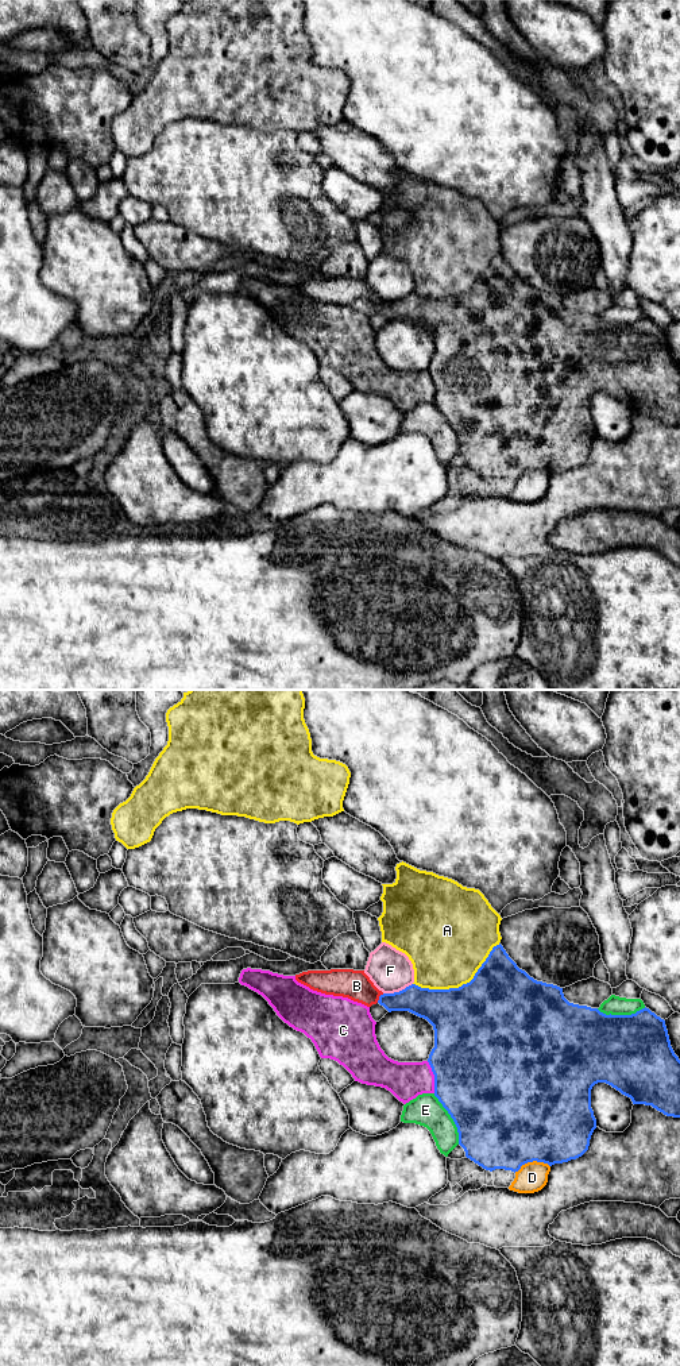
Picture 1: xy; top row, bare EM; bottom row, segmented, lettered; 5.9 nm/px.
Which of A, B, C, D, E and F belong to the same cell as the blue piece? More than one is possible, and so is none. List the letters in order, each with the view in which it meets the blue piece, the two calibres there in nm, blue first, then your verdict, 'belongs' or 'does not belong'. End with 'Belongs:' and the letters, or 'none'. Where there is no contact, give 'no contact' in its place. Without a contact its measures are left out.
A: contact in xy; calibres 500 and 460 nm; does not belong
B: contact in xy; calibres 170 and 180 nm; belongs
C: contact in xy; calibres 500 and 220 nm; does not belong
D: contact in xy; calibres 500 and 180 nm; does not belong
E: contact in xy; calibres 500 and 190 nm; does not belong
F: contact in xy; calibres 200 and 260 nm; does not belong
Belongs: B

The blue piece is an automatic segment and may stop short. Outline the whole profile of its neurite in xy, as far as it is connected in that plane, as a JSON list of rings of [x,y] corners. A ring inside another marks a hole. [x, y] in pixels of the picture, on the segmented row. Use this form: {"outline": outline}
{"outline": [[[501,944],[492,948],[474,979],[459,988],[429,989],[412,984],[399,992],[383,993],[374,985],[364,971],[353,969],[308,971],[295,975],[295,980],[313,991],[325,995],[348,998],[367,1007],[379,1003],[389,1012],[409,1011],[426,1019],[434,1030],[434,1047],[428,1058],[434,1074],[434,1096],[453,1119],[459,1132],[459,1145],[464,1149],[465,1157],[486,1170],[492,1172],[495,1169],[505,1169],[515,1173],[522,1165],[533,1161],[552,1166],[555,1164],[563,1164],[582,1157],[588,1150],[591,1135],[596,1128],[596,1119],[591,1108],[591,1089],[598,1083],[611,1085],[622,1095],[630,1097],[633,1104],[652,1105],[667,1116],[680,1118],[680,1060],[671,1046],[664,1019],[646,1007],[631,1015],[606,1015],[598,1008],[569,1003],[564,998],[563,988],[537,981],[525,971],[519,969]]]}

